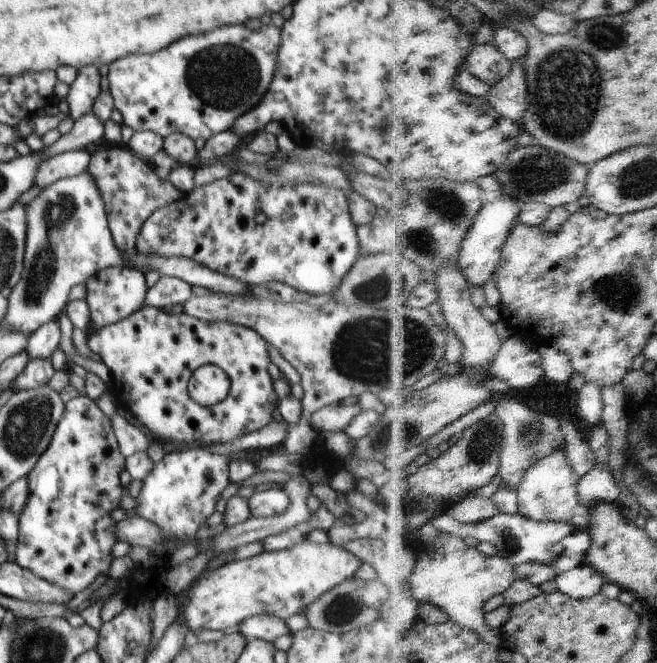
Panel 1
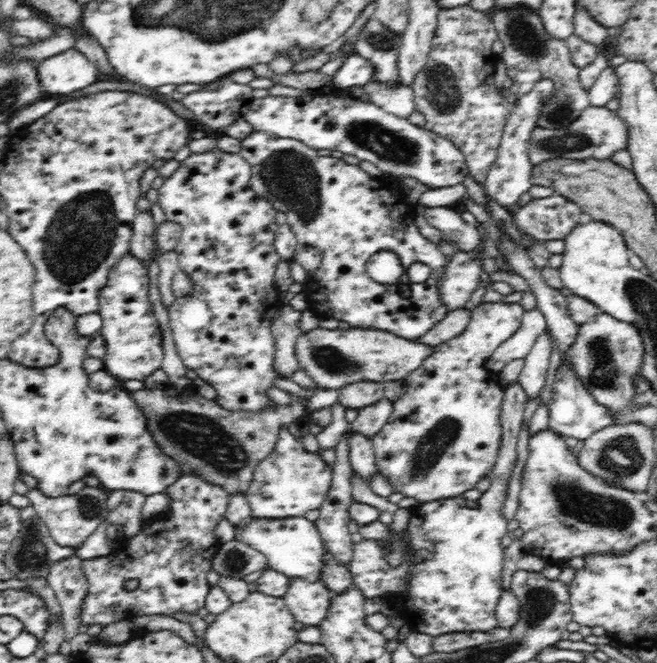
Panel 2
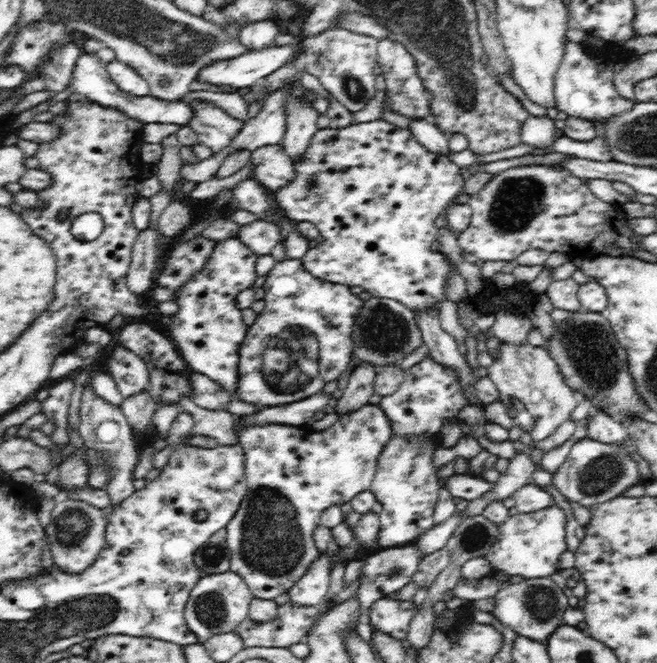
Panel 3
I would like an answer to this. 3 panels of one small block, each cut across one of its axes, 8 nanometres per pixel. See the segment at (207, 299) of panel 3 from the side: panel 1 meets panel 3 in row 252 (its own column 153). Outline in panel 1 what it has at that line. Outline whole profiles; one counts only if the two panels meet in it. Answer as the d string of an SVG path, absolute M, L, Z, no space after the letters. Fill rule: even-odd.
M233 173L204 186L194 187L176 201L152 212L142 225L135 251L142 254L154 252L161 256L186 256L210 270L242 280L248 285L282 282L287 287L314 296L330 294L340 286L361 255L357 226L352 222L346 198L345 191L326 184L303 183L272 188L258 182L258 179ZM150 218L154 226L162 226L163 229L150 230ZM178 218L180 230L170 230L169 226L178 222Z

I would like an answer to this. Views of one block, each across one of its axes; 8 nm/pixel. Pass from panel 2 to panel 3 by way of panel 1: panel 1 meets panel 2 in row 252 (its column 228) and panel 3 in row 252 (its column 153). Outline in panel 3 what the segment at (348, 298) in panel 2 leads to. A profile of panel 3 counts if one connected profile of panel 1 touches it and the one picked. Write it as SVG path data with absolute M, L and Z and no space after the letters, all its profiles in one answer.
M383 119L358 124L352 123L339 129L330 127L318 129L312 138L312 142L310 142L310 146L308 146L308 150L304 152L304 156L300 160L292 160L292 163L294 163L296 178L292 182L288 182L286 186L282 186L280 190L276 190L274 197L286 219L294 224L312 222L322 237L322 243L314 246L313 250L303 258L305 270L328 283L344 284L348 288L359 286L364 291L370 292L372 297L394 299L412 309L412 312L425 311L428 307L434 307L438 311L435 305L444 299L448 299L445 298L446 280L454 270L458 271L458 269L447 256L431 250L431 245L437 240L437 233L439 232L435 227L435 222L440 215L445 214L448 204L463 192L462 188L465 183L462 177L463 168L454 164L447 156L432 152L422 146L422 143L414 138L410 129L401 129Z

